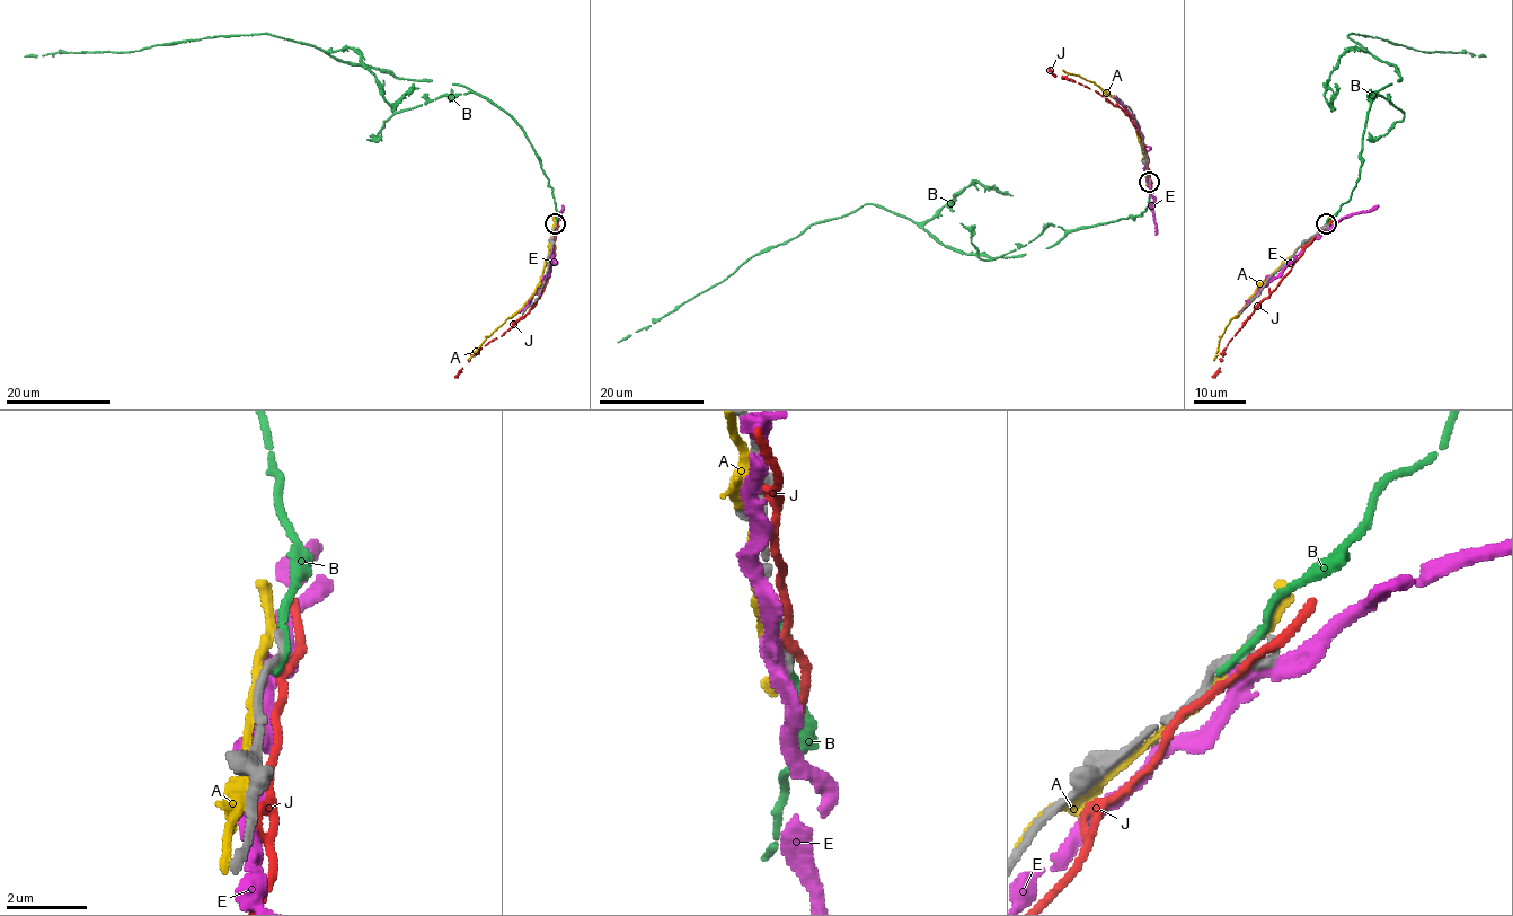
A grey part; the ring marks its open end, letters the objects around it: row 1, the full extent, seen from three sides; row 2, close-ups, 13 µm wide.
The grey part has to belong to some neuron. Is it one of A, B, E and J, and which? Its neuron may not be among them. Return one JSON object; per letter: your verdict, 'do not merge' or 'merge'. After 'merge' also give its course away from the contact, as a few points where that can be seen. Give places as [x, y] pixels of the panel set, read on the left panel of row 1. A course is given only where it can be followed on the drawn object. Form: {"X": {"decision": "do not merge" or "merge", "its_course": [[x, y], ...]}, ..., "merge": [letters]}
{"A": {"decision": "do not merge"}, "B": {"decision": "do not merge"}, "E": {"decision": "do not merge"}, "J": {"decision": "do not merge"}, "merge": []}

